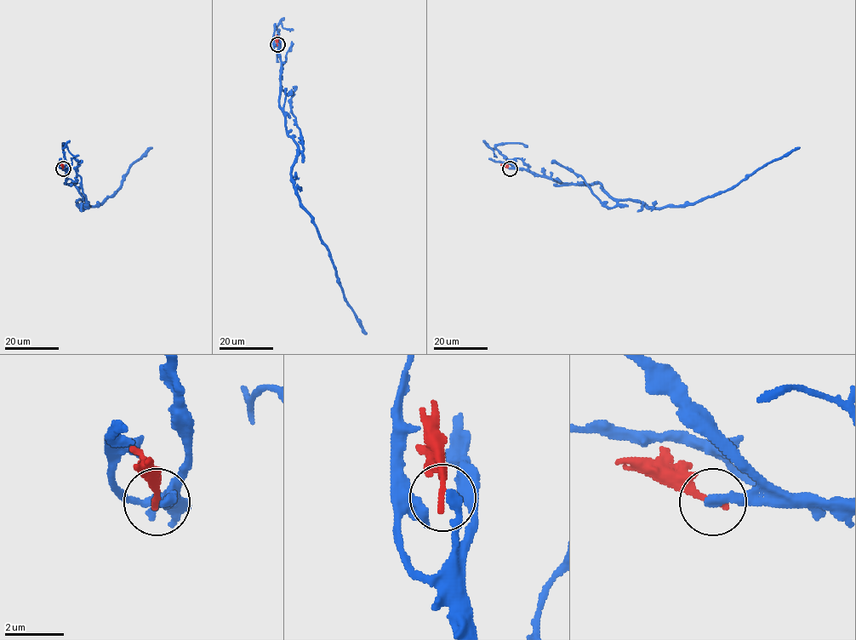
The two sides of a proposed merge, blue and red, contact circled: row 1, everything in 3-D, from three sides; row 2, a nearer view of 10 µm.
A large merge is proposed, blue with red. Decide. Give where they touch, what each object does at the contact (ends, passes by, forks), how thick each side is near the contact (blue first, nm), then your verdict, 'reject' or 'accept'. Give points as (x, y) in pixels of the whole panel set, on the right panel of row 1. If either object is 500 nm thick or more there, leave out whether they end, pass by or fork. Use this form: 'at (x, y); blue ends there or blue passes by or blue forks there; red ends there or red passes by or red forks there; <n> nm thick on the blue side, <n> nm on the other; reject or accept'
at (510, 168); blue ends there; red ends there; 340 nm thick on the blue side, 240 nm on the other; reject

